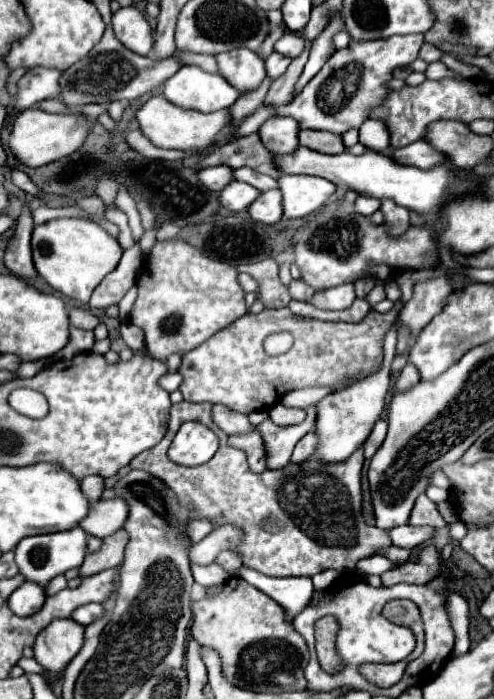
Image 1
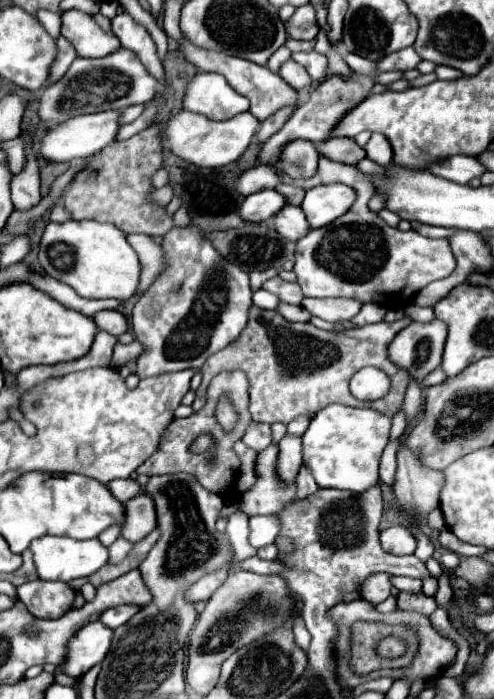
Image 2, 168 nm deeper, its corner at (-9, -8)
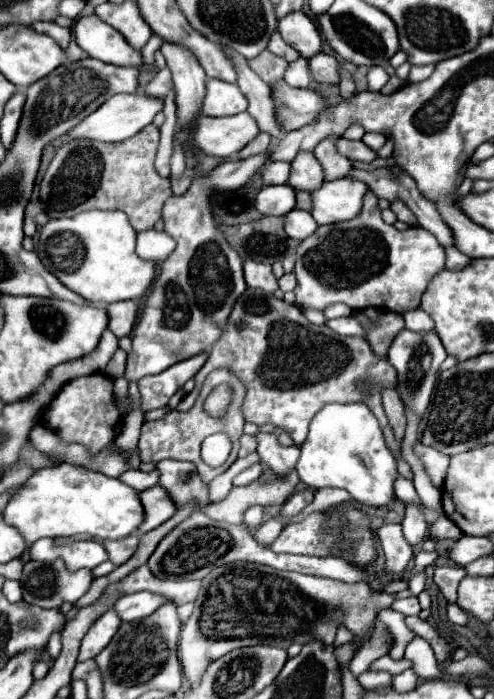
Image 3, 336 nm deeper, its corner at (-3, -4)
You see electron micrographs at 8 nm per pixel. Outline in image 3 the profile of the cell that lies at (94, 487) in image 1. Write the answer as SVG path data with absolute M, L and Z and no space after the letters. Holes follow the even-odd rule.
M127 470L127 472L121 476L121 480L123 480L125 484L129 484L131 488L143 492L143 490L147 490L147 488L151 488L151 486L155 486L155 484L159 482L159 474L157 474L155 470L151 470L151 472Z

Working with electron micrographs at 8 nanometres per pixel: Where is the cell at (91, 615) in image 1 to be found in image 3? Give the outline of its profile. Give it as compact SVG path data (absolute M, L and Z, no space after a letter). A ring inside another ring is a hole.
M135 592L119 598L113 610L121 616L121 620L133 622L153 614L157 608L161 608L161 604L167 604L167 602L171 602L167 596L157 596L153 592Z

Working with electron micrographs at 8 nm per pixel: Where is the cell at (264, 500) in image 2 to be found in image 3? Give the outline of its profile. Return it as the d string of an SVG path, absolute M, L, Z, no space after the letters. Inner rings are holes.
M253 452L247 458L239 458L229 470L225 470L221 476L217 476L211 484L209 484L209 500L211 502L221 502L225 496L229 496L231 488L233 488L233 478L243 472L245 468L249 468L251 464L259 462L259 456Z

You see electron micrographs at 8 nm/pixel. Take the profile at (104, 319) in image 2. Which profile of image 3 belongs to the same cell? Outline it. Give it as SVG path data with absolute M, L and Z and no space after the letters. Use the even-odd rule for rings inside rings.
M125 300L125 302L115 302L109 308L109 330L117 336L129 336L133 330L133 324L137 320L139 312L139 302L137 300Z

